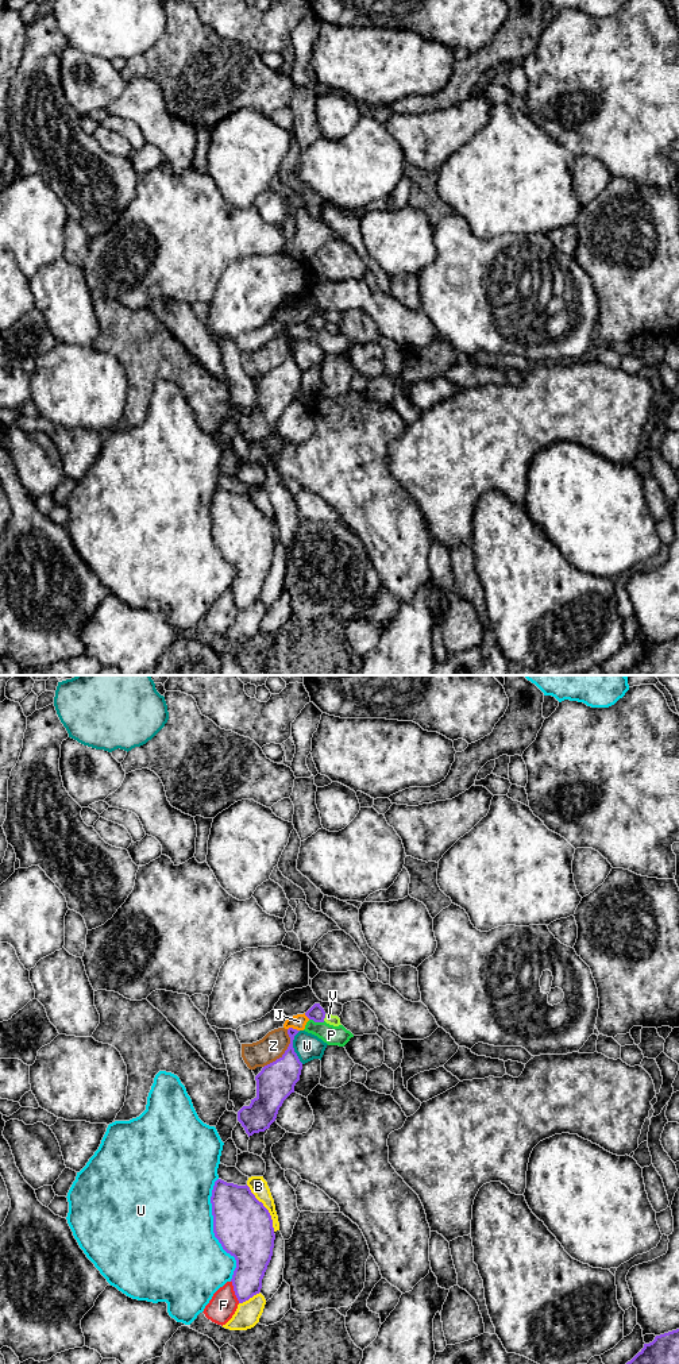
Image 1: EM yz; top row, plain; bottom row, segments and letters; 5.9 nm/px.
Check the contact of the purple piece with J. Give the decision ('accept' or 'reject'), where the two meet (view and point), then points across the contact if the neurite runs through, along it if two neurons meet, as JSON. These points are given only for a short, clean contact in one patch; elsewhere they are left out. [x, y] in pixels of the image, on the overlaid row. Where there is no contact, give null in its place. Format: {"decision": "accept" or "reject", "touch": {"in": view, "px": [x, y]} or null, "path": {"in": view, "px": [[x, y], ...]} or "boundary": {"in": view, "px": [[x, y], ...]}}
{"decision": "reject", "touch": {"in": "yz", "px": [292, 1028]}, "boundary": {"in": "yz", "px": [[288, 1028], [299, 1031]]}}

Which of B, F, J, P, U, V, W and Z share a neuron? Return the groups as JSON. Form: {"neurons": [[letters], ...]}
{"neurons": [["B"], ["F"], ["J", "P"], ["U"], ["V"], ["W"], ["Z"]]}

